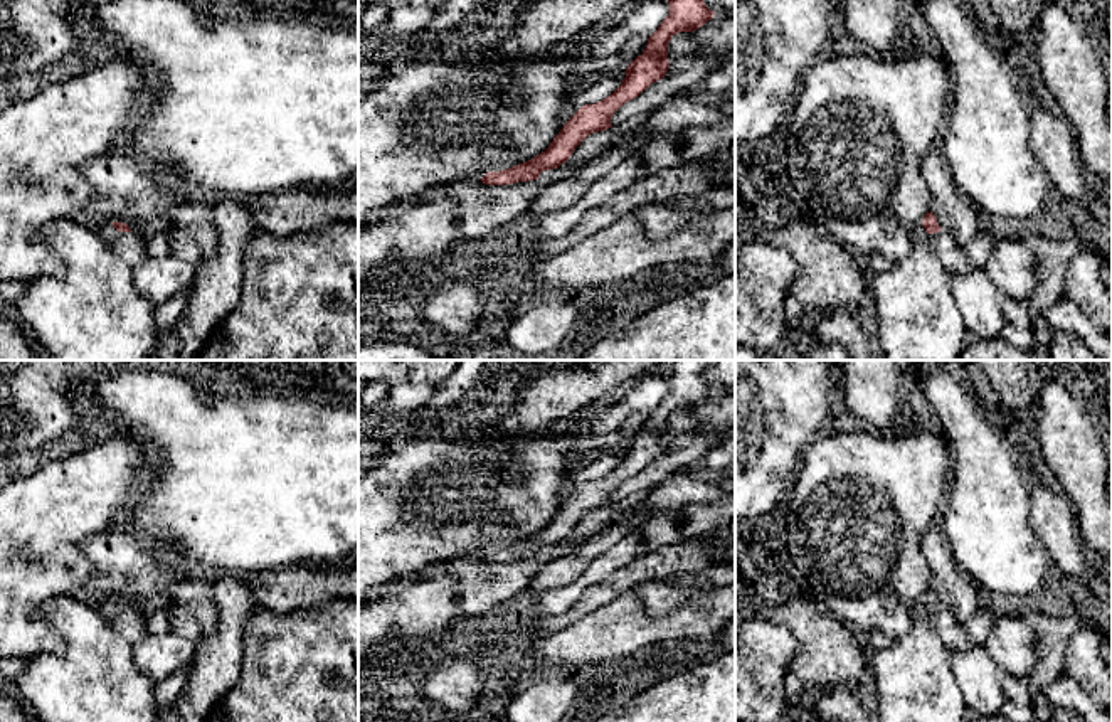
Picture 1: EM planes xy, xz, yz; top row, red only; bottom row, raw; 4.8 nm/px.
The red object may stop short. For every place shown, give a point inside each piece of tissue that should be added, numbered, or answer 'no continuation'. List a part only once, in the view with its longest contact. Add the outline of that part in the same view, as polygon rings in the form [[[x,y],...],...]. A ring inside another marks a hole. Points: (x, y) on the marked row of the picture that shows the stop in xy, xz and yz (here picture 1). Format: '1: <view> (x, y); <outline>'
1: xy (130, 246); [[[113,224],[99,226],[99,236],[118,252],[118,256],[131,268],[148,261],[145,236],[138,232],[119,232]]]

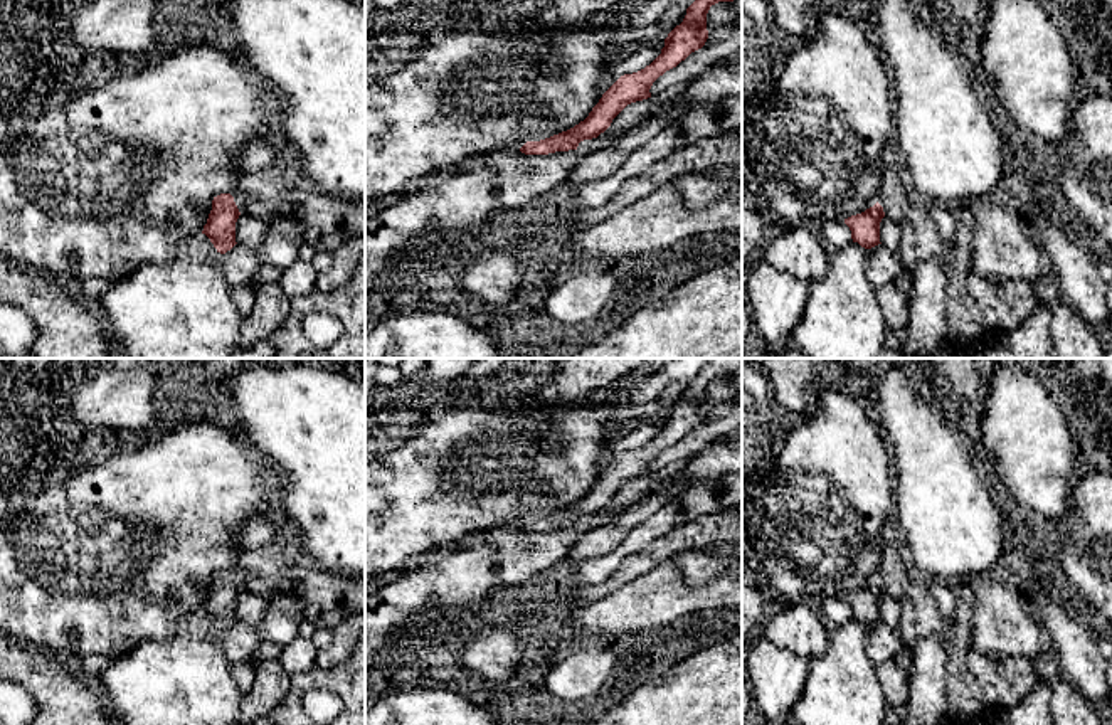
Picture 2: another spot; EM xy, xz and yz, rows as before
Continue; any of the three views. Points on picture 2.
no continuation

